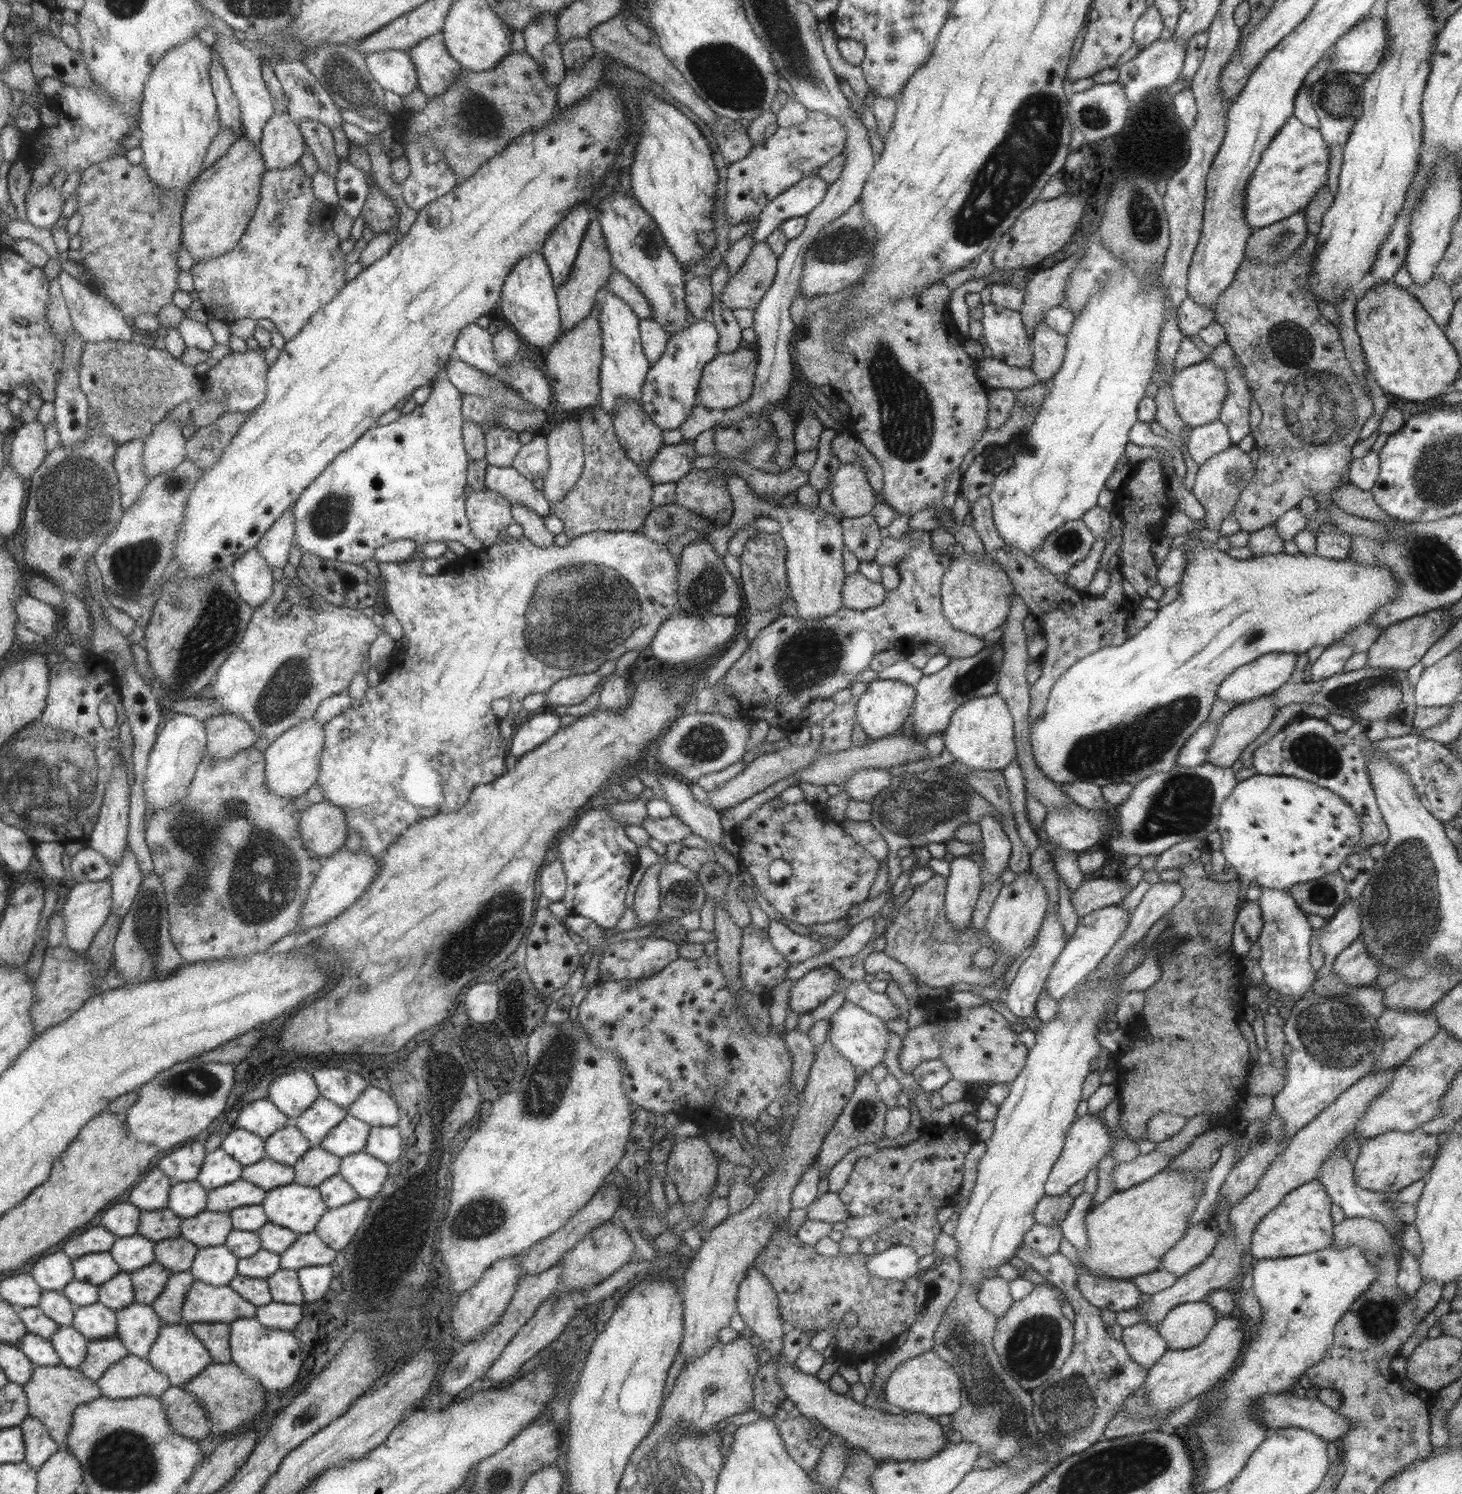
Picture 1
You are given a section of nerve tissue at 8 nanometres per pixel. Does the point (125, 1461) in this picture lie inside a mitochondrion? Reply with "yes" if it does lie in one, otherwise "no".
yes

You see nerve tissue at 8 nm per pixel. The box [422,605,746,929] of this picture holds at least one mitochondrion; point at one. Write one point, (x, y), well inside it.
(703, 743)

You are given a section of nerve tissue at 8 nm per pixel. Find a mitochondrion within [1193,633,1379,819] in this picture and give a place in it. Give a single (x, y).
(1311, 751)

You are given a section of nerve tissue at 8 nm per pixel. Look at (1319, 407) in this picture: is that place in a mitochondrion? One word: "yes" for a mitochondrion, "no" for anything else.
yes

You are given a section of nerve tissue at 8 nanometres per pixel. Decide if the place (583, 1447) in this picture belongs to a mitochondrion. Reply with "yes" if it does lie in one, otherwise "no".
no

